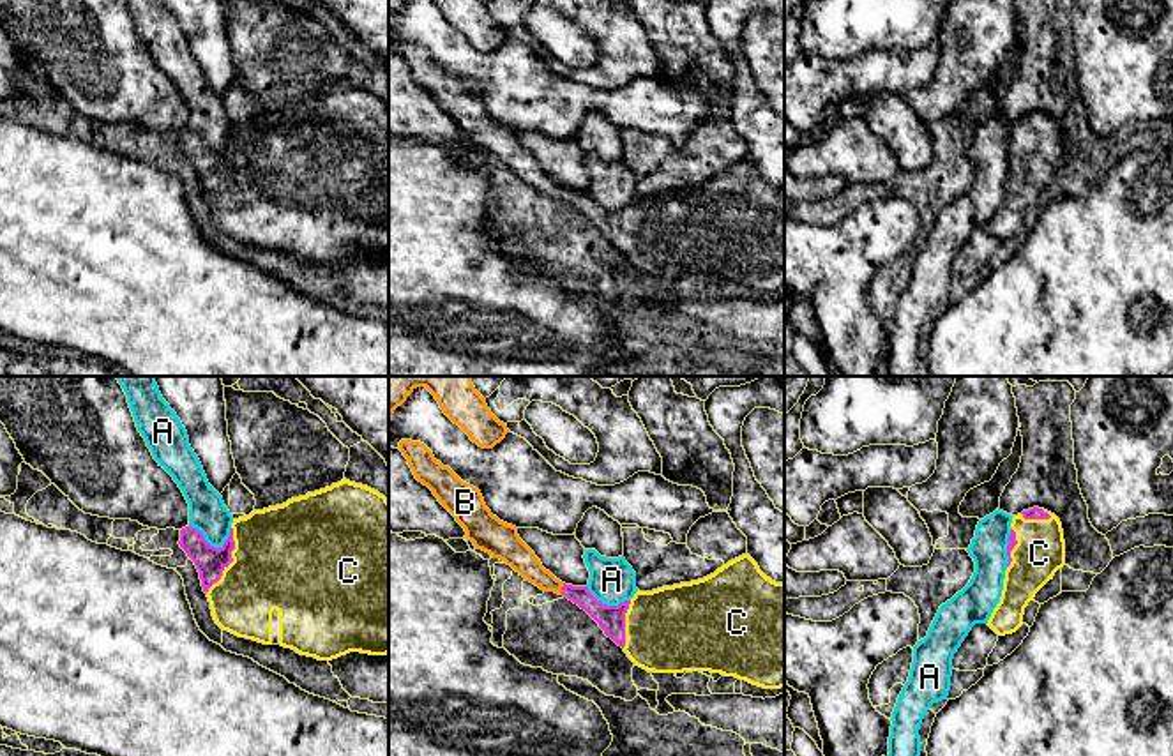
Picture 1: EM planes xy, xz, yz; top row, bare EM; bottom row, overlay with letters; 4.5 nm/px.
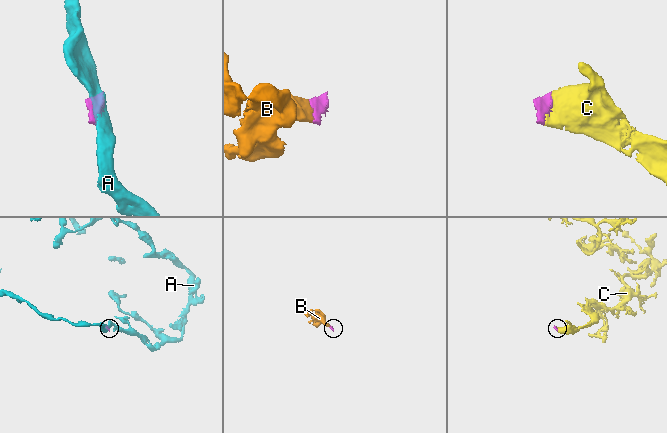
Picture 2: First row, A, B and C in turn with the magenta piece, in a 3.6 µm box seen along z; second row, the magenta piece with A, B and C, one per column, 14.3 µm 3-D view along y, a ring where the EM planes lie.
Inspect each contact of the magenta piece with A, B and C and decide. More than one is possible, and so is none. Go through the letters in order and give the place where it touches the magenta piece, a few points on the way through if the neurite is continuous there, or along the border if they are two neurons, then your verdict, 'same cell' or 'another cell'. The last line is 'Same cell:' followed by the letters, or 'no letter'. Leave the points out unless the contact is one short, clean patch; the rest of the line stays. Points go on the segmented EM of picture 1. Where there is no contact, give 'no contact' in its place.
A: contact xy (212, 546); another cell
B: contact xz (562, 589); way xz (608, 617), (580, 596), (562, 589), (548, 583), (520, 557); same cell
C: contact xy (232, 560); same cell
Same cell: B, C

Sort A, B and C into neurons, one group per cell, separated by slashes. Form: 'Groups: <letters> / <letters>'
Groups: A / B C

